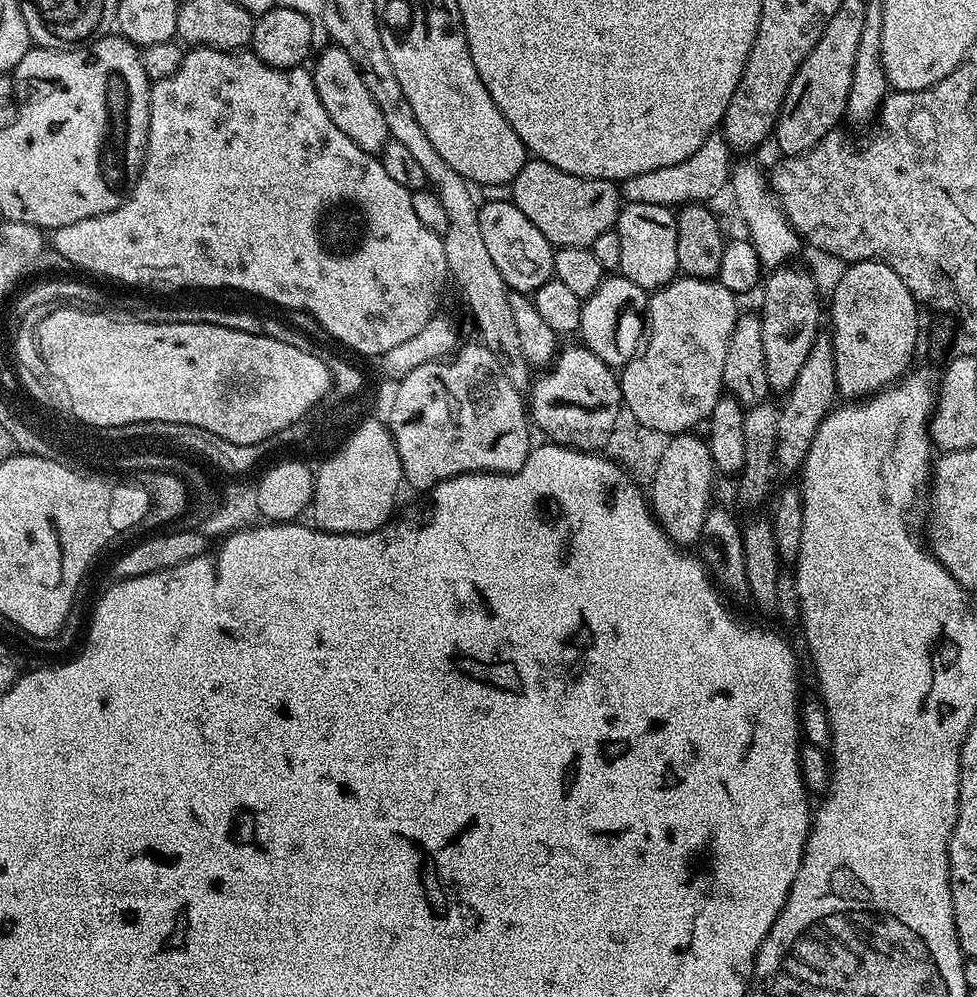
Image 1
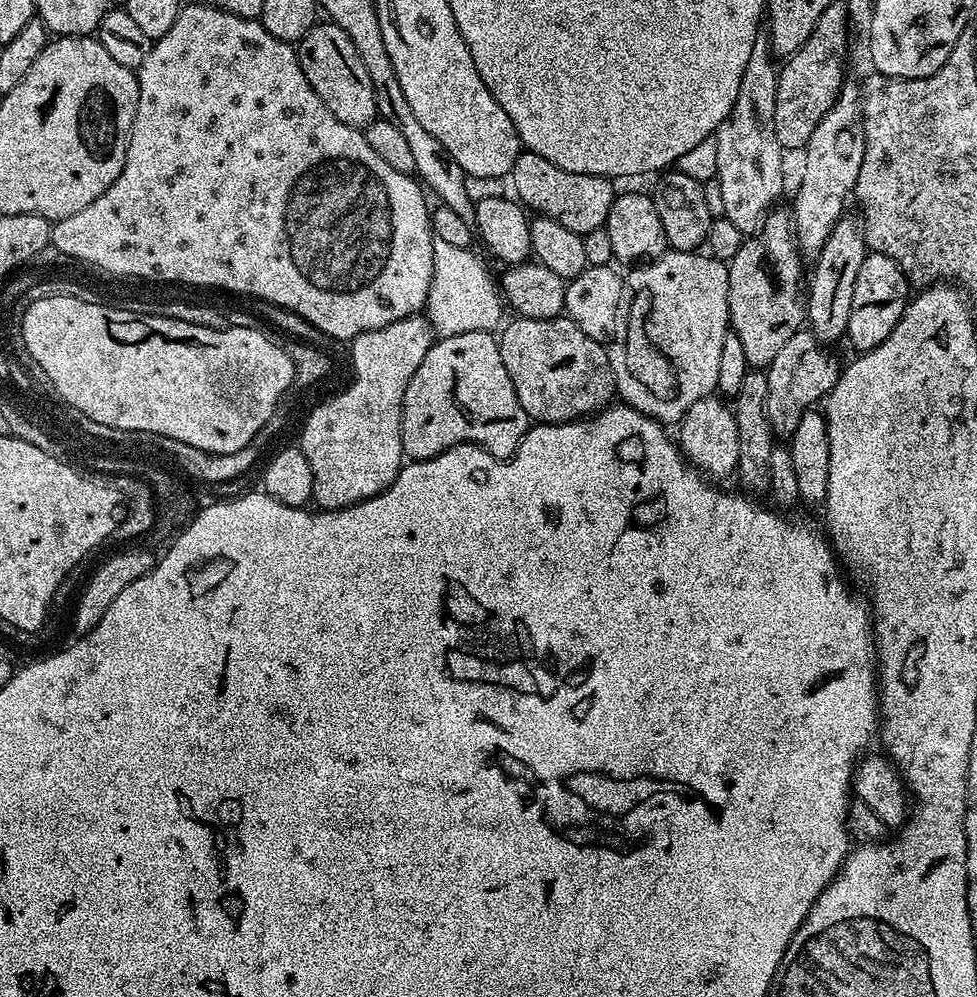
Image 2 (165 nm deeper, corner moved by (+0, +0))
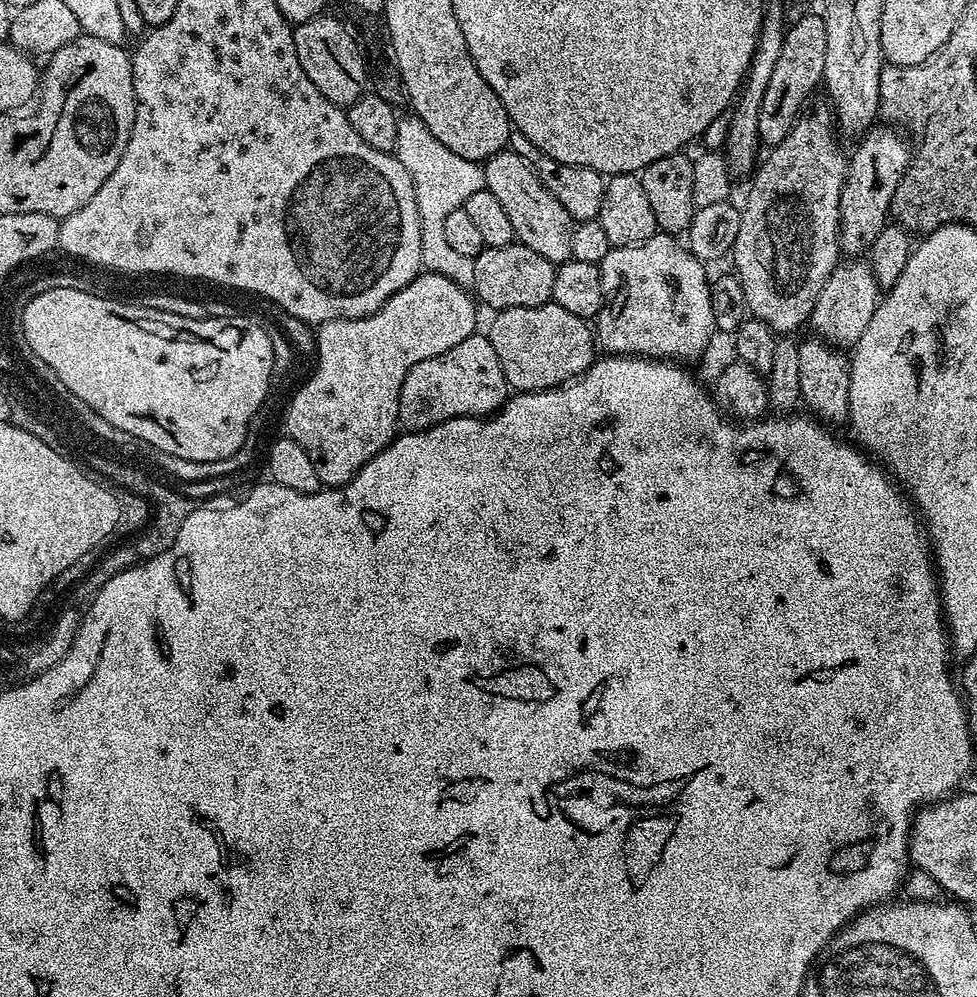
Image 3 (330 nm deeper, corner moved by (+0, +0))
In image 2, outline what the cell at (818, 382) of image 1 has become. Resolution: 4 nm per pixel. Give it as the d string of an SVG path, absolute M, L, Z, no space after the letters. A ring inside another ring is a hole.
M841 218L830 230L830 238L814 257L812 277L806 280L806 324L824 346L843 341L850 326L850 310L854 306L854 281L858 278L864 257L870 249L864 243L864 229L849 218Z

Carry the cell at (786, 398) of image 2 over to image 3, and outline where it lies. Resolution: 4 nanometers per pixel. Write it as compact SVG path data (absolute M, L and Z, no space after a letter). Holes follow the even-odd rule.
M846 260L839 263L818 296L809 325L819 337L839 348L852 348L862 338L869 326L874 310L880 301L880 287L869 263L862 260Z

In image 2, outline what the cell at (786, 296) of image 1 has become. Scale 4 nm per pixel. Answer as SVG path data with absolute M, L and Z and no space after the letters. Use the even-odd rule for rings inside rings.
M846 82L834 104L823 116L822 121L810 134L808 143L802 149L804 165L800 168L800 185L796 188L796 201L790 204L792 231L796 233L796 246L805 257L814 258L822 250L830 230L845 215L844 203L855 193L858 170L862 170L864 157L864 125L860 114L860 89L857 83Z

